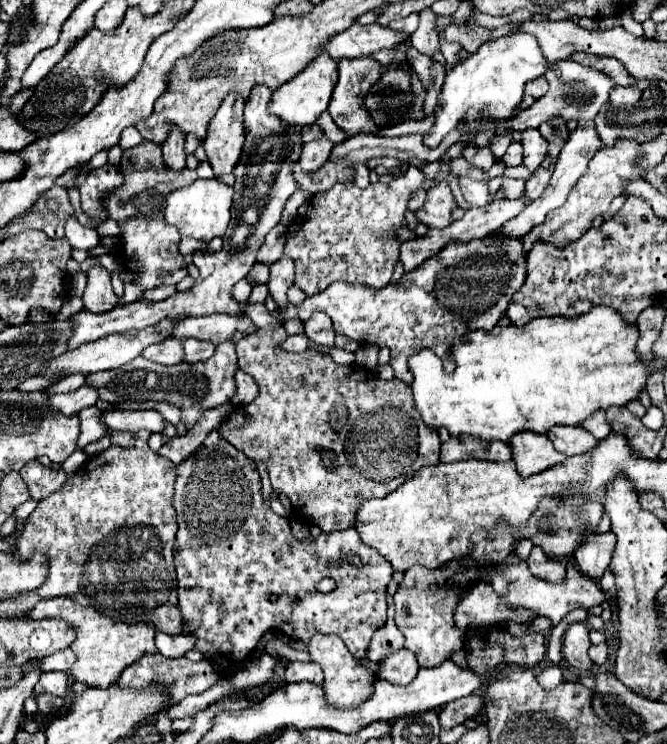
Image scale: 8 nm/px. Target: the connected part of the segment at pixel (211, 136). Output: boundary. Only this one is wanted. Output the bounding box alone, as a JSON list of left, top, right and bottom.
[203,95,243,179]

